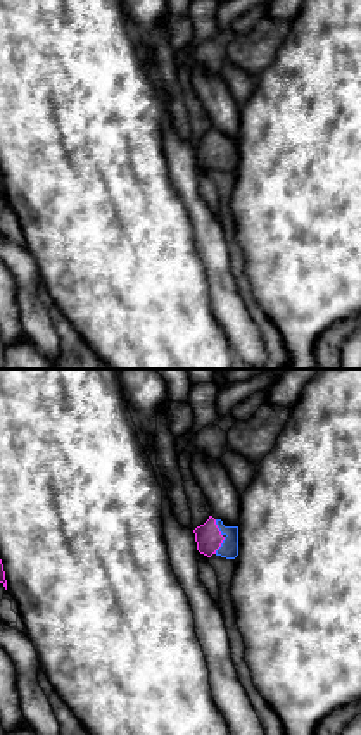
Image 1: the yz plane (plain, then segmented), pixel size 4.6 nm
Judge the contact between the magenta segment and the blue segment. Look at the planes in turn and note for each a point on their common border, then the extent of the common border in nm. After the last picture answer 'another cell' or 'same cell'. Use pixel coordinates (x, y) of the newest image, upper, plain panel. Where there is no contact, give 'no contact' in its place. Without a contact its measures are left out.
(223, 150) | 160 nm

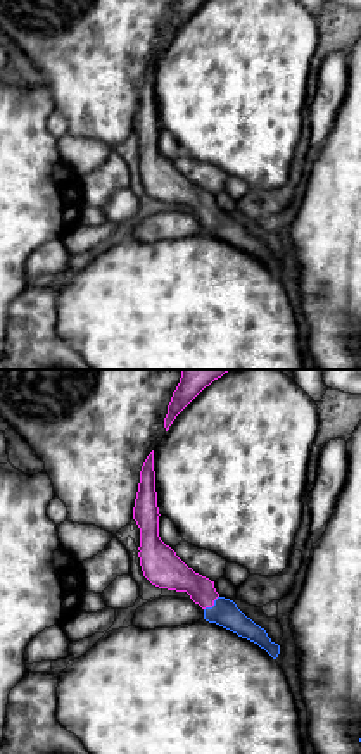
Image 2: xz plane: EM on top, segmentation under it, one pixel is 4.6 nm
(213, 218) | 100 nm

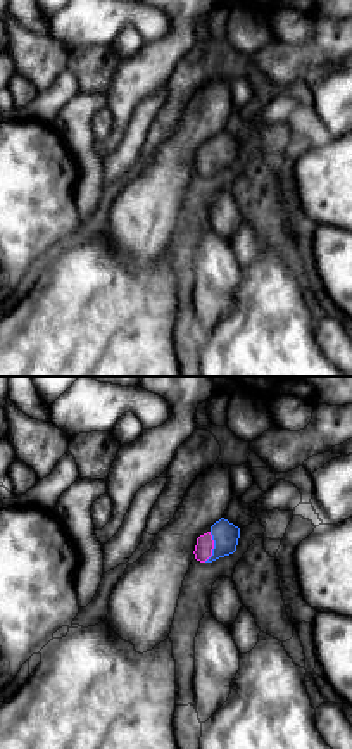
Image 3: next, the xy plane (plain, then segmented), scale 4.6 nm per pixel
(213, 161) | 150 nm

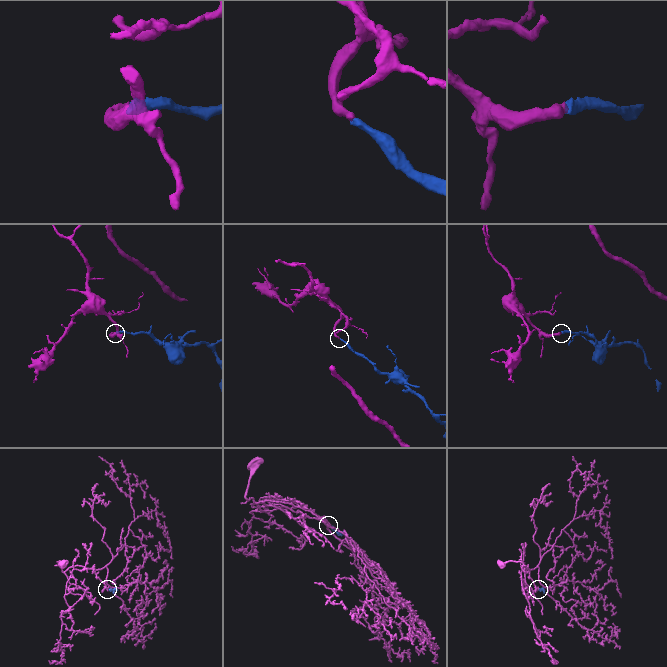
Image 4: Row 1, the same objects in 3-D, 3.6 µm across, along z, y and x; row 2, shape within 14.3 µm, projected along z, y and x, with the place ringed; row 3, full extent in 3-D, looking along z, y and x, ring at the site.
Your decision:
same cell

